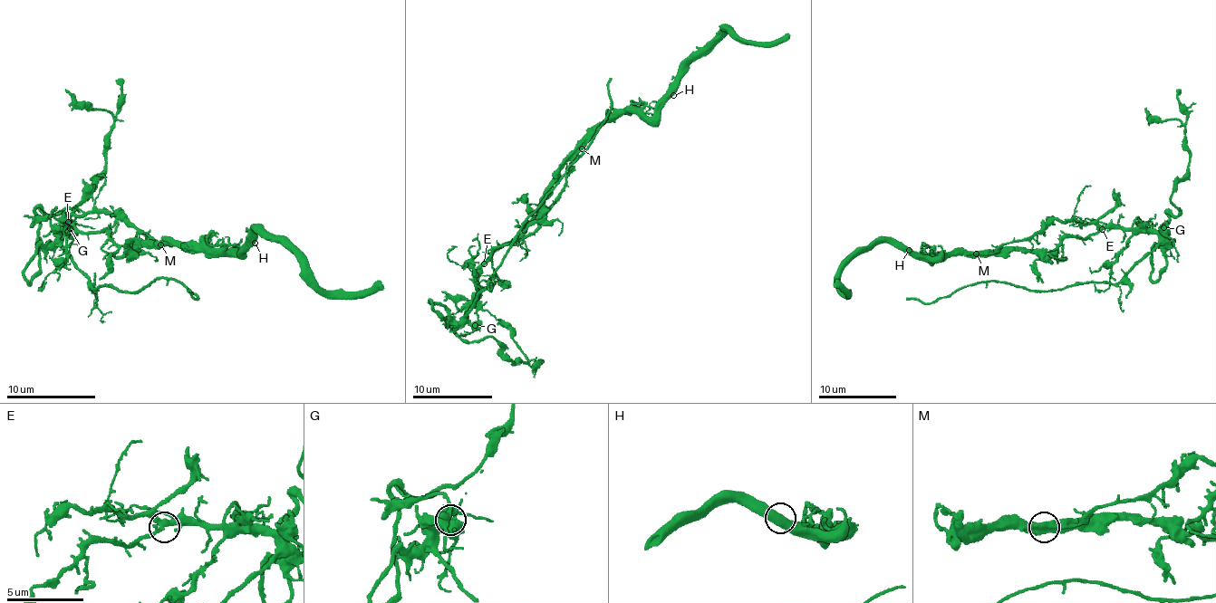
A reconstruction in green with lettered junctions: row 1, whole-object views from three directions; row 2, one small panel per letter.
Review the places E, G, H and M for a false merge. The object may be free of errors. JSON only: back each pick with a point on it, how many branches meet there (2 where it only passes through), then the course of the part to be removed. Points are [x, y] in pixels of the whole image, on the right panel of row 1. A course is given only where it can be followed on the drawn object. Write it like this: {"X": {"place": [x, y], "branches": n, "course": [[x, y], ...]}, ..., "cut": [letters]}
{"M": {"place": [976, 253], "branches": 2, "course": [[977, 253], [1057, 220], [1157, 235], [1157, 247], [1115, 283], [1041, 291], [986, 280], [931, 302], [906, 297]]}, "cut": ["M"]}

